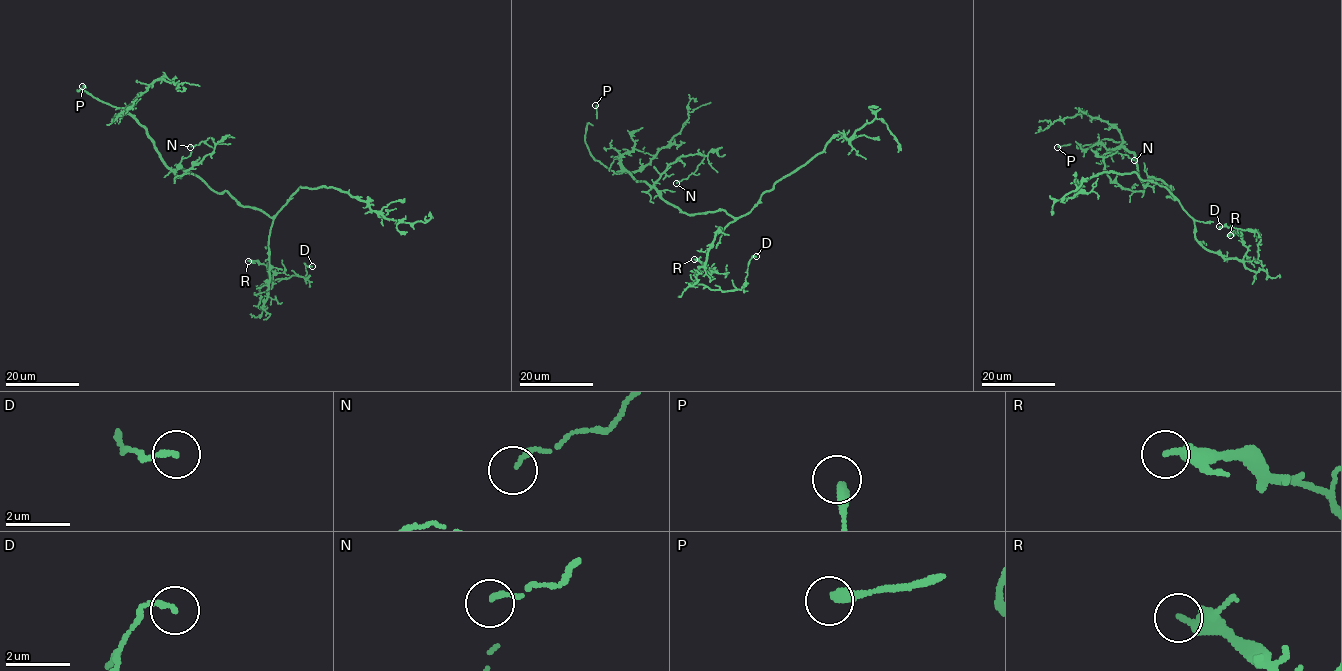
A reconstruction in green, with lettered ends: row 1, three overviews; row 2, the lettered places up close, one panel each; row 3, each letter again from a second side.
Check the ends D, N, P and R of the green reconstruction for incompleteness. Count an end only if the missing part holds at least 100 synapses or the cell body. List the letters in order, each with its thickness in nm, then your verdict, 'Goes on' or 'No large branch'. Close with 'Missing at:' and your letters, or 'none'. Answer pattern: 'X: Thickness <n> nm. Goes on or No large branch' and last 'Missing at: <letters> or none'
D: Thickness 150 nm. No large branch
N: Thickness 120 nm. No large branch
P: Thickness 260 nm. Goes on
R: Thickness 320 nm. No large branch
Missing at: P

